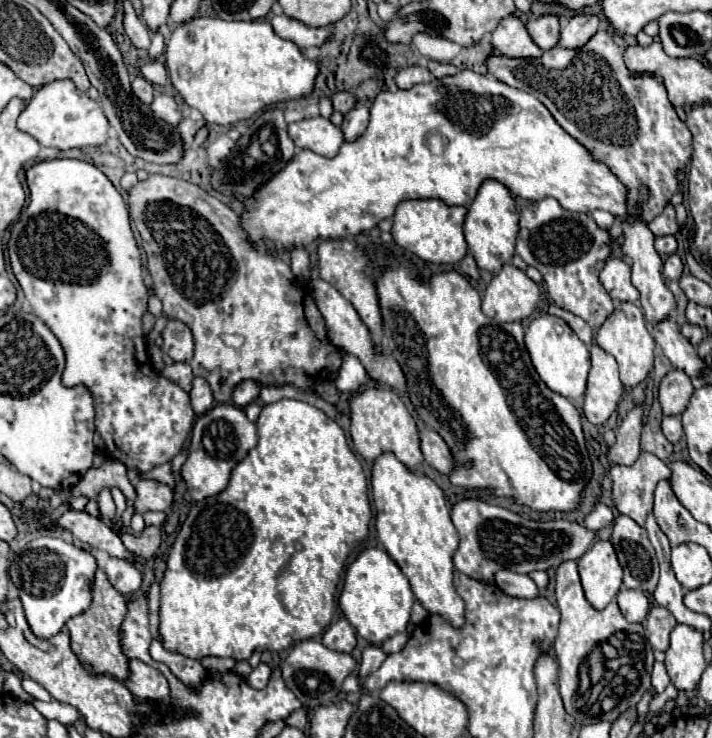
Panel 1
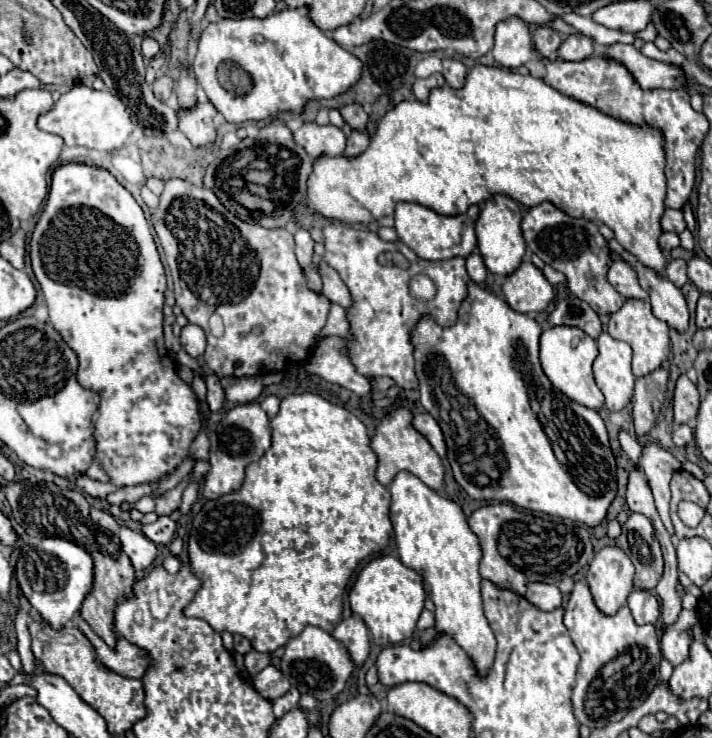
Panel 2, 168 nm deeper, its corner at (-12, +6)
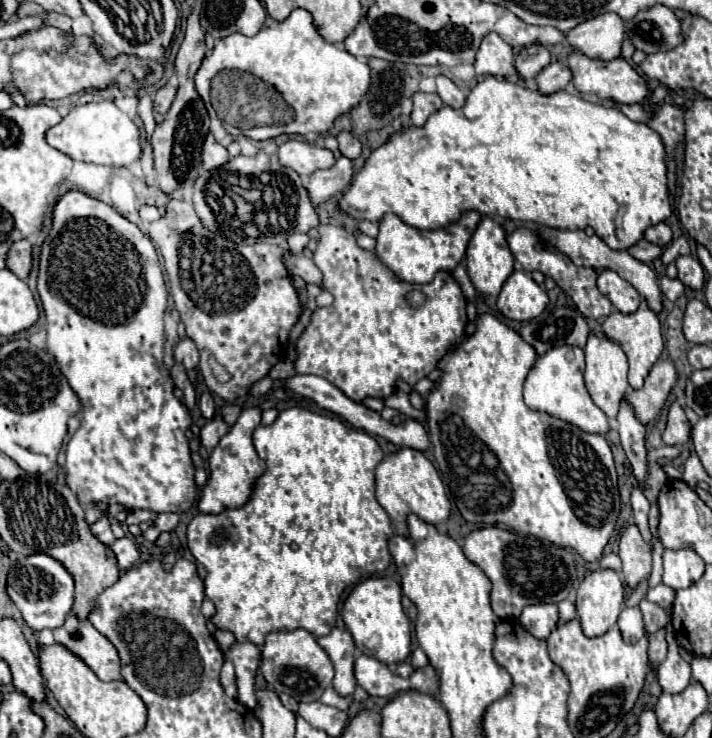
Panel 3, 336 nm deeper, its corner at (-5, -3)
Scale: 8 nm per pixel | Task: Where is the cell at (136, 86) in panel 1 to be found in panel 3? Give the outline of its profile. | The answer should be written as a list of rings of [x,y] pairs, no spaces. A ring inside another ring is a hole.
[[[163,85],[163,87],[155,93],[155,99],[153,99],[155,111],[159,111],[159,113],[165,115],[165,113],[169,111],[169,107],[171,107],[175,95],[177,95],[177,89],[175,89],[173,85]]]

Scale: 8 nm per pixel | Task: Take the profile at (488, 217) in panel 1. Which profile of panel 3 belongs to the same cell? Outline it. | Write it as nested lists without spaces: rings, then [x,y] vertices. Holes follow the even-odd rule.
[[[483,217],[483,221],[477,225],[469,245],[467,245],[467,275],[475,289],[483,295],[499,295],[505,279],[513,273],[513,255],[509,251],[509,245],[505,241],[505,231],[489,217]]]

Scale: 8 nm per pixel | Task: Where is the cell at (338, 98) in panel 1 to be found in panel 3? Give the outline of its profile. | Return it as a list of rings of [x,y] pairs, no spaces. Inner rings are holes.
[[[341,133],[339,137],[337,137],[337,141],[339,141],[339,151],[341,151],[341,155],[345,155],[347,159],[357,159],[359,155],[361,155],[361,143],[359,143],[359,139],[353,139],[353,135],[349,135],[349,133]]]

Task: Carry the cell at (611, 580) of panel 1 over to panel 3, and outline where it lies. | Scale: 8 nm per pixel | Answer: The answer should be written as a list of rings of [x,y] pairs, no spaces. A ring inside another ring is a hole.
[[[599,569],[589,573],[577,589],[577,617],[587,637],[599,637],[615,627],[621,607],[625,603],[625,589],[619,573]]]

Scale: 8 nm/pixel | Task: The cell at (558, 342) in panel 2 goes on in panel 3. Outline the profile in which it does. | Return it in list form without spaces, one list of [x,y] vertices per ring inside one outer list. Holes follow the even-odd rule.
[[[553,347],[553,351],[547,351],[545,355],[541,355],[537,359],[533,371],[529,373],[529,377],[525,381],[525,405],[533,411],[541,411],[555,419],[571,423],[585,433],[605,435],[609,431],[609,419],[593,403],[593,399],[585,387],[585,381],[583,381],[583,369],[585,369],[583,349]]]

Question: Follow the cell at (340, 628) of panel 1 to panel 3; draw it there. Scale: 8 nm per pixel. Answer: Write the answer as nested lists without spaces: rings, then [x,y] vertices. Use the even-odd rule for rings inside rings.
[[[333,629],[325,637],[317,637],[317,643],[327,651],[333,667],[333,687],[341,697],[353,695],[355,679],[353,679],[353,659],[355,659],[355,643],[347,629]]]

